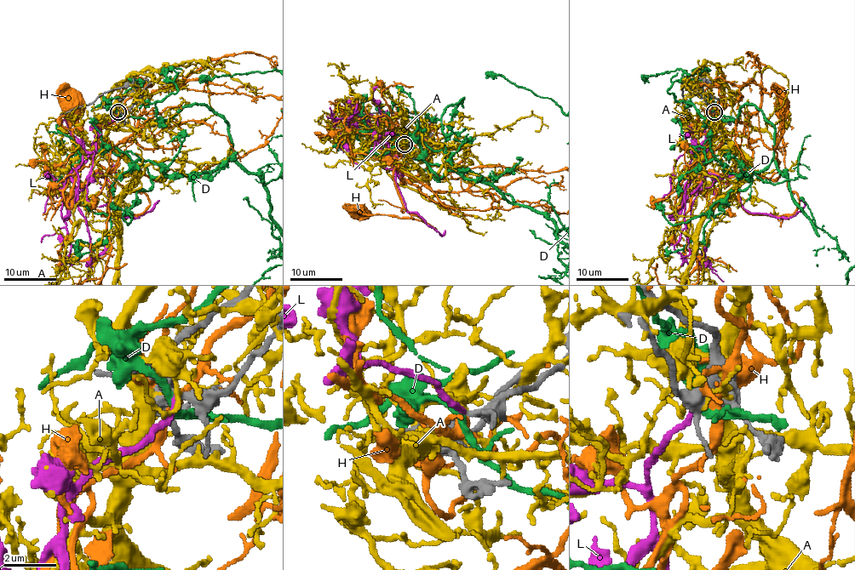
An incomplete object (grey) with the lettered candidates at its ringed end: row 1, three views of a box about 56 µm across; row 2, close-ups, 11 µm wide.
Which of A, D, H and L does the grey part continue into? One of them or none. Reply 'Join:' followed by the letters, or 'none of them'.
Join: L

